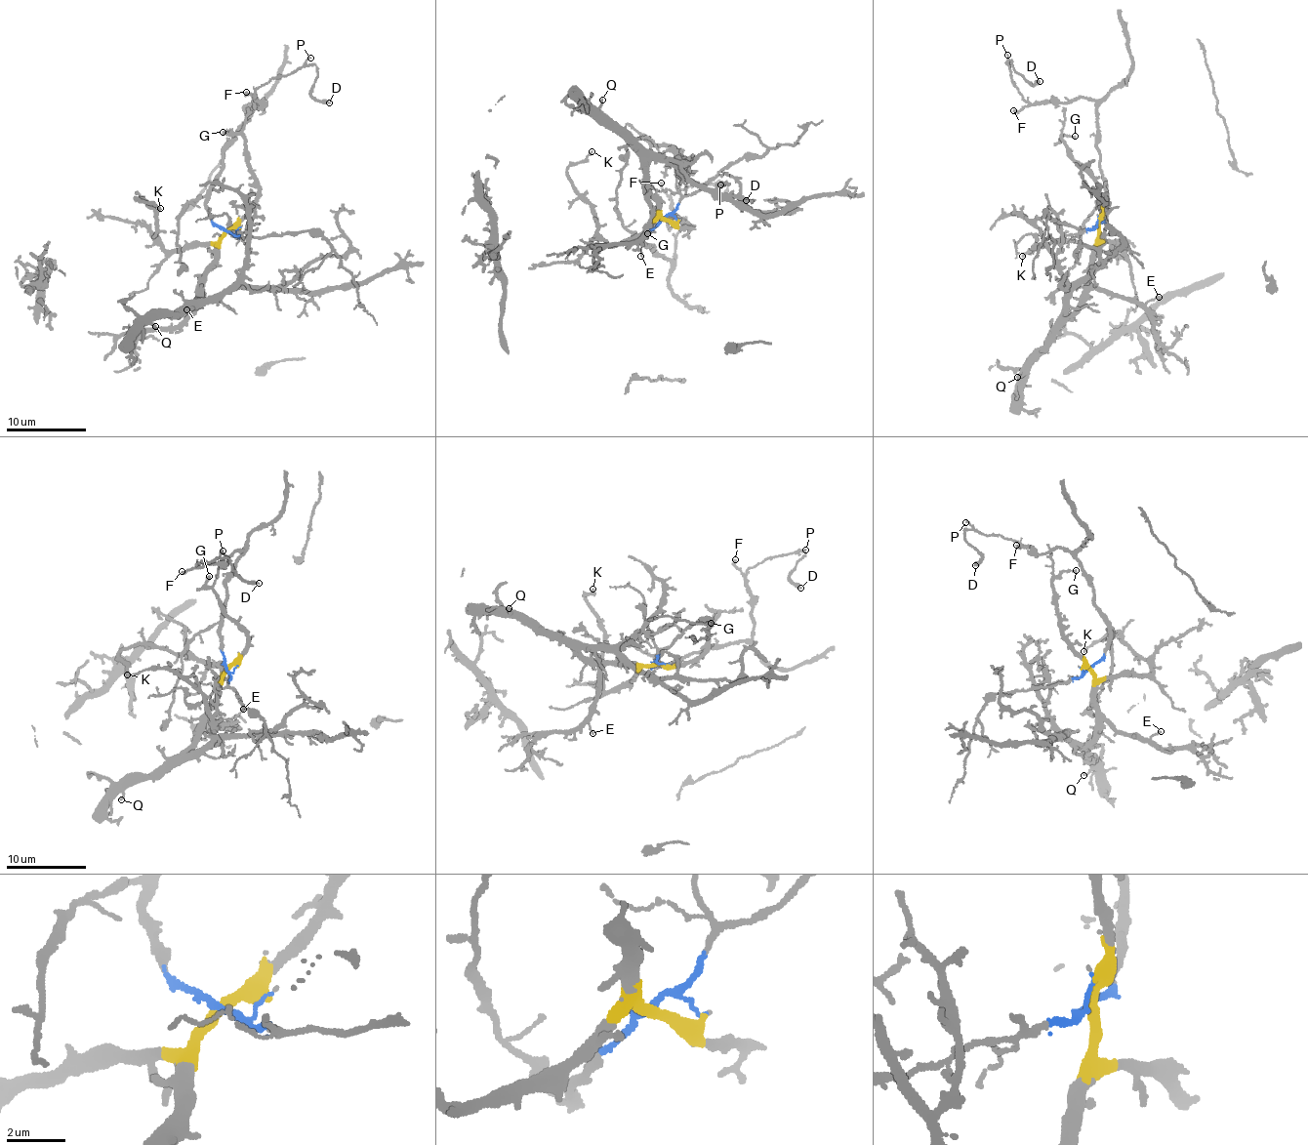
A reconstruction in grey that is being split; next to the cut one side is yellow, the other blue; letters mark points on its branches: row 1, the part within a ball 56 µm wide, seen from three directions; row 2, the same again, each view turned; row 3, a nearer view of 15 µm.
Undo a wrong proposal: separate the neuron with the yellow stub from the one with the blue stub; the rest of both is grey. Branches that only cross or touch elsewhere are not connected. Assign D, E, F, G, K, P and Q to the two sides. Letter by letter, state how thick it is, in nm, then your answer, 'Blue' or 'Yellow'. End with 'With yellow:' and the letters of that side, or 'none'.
D: Thickness 320 nm. Blue
E: Thickness 180 nm. Yellow
F: Thickness 190 nm. Blue
G: Thickness 180 nm. Yellow
K: Thickness 200 nm. Yellow
P: Thickness 100 nm. Blue
Q: Thickness 170 nm. Yellow
With yellow: E, G, K, Q

